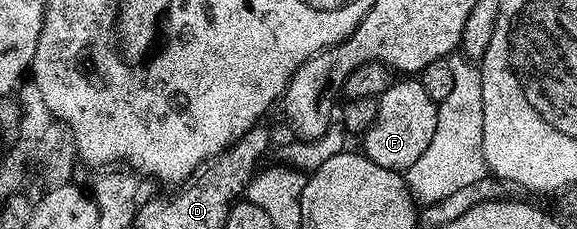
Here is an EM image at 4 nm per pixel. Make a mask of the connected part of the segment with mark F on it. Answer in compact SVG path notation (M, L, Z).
M402 78L391 83L389 90L378 100L376 122L361 137L361 151L376 166L384 166L384 170L405 173L407 168L428 150L428 142L432 142L432 134L436 130L436 114L438 106L428 93L424 91L421 79Z

